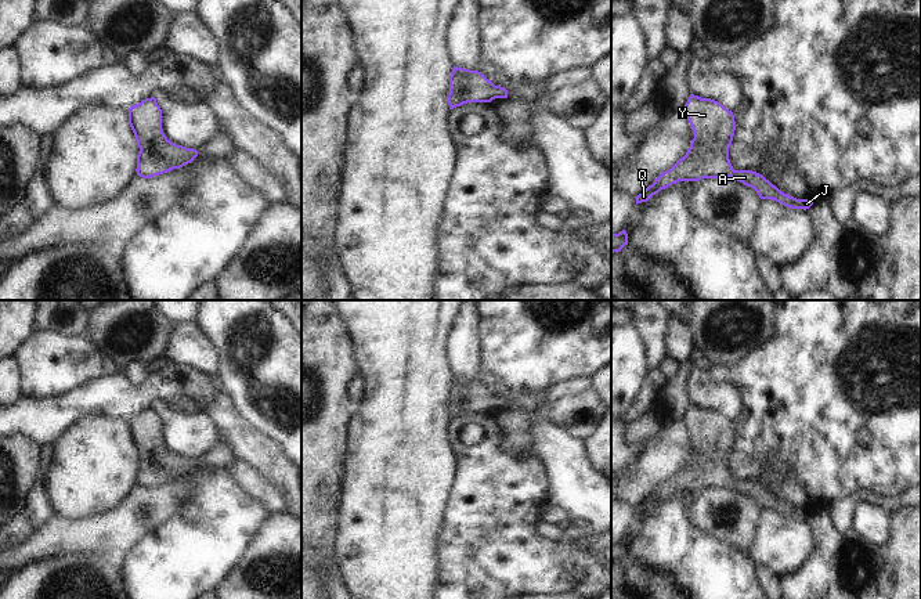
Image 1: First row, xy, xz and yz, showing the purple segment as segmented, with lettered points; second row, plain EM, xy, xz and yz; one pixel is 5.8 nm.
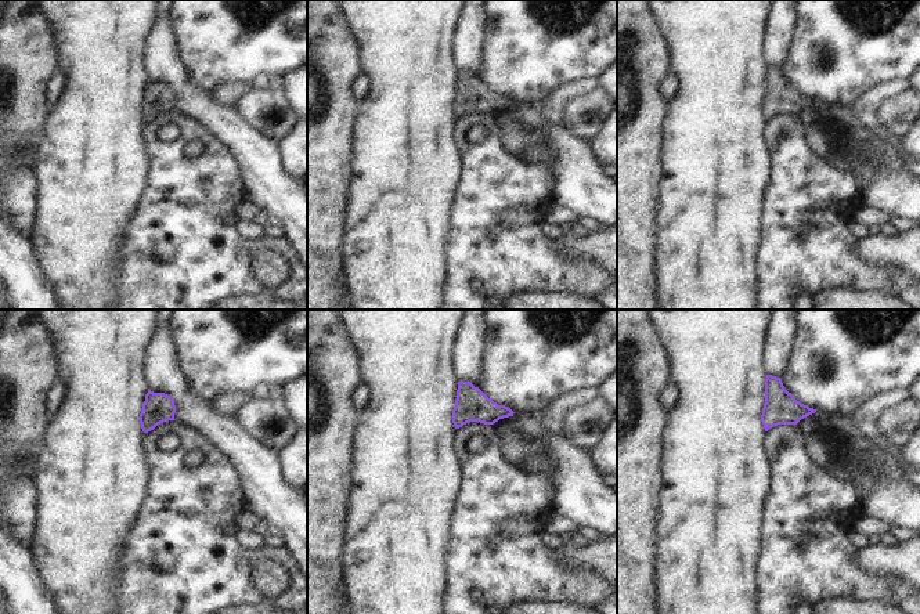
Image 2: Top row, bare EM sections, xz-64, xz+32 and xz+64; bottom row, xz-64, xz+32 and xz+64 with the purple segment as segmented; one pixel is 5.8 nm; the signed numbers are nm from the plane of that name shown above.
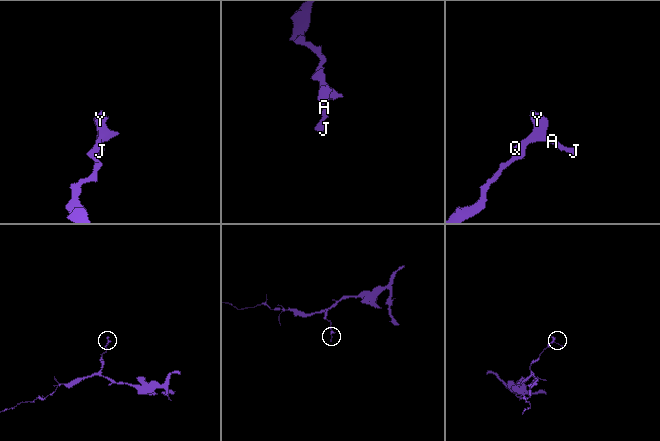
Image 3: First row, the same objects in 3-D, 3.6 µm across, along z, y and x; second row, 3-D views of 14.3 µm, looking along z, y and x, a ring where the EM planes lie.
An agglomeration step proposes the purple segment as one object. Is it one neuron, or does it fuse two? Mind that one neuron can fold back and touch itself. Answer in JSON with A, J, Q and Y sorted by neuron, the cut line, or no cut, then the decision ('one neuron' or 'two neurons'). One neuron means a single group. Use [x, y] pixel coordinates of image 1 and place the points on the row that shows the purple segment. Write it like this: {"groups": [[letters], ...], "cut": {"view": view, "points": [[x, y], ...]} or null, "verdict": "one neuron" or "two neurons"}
{"groups": [["A", "J", "Q", "Y"]], "cut": null, "verdict": "one neuron"}

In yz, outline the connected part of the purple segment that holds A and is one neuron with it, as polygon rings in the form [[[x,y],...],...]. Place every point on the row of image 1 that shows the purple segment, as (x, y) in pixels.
[[[690,94],[685,115],[694,133],[690,148],[671,169],[661,173],[651,185],[635,196],[636,205],[647,202],[661,190],[679,181],[732,177],[756,191],[761,199],[772,199],[791,209],[809,209],[813,202],[781,192],[762,174],[734,170],[729,159],[736,122],[732,111],[715,100]]]

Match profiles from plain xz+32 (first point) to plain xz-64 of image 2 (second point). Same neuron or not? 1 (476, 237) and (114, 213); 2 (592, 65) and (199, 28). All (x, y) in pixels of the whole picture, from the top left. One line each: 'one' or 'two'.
1: two
2: one

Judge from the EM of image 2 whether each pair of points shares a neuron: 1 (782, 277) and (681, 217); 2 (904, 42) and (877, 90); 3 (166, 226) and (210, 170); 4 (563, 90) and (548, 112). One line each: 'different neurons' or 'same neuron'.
1: different neurons
2: different neurons
3: same neuron
4: same neuron

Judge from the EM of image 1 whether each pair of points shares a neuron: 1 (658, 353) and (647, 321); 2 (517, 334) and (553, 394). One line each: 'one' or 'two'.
1: one
2: two

